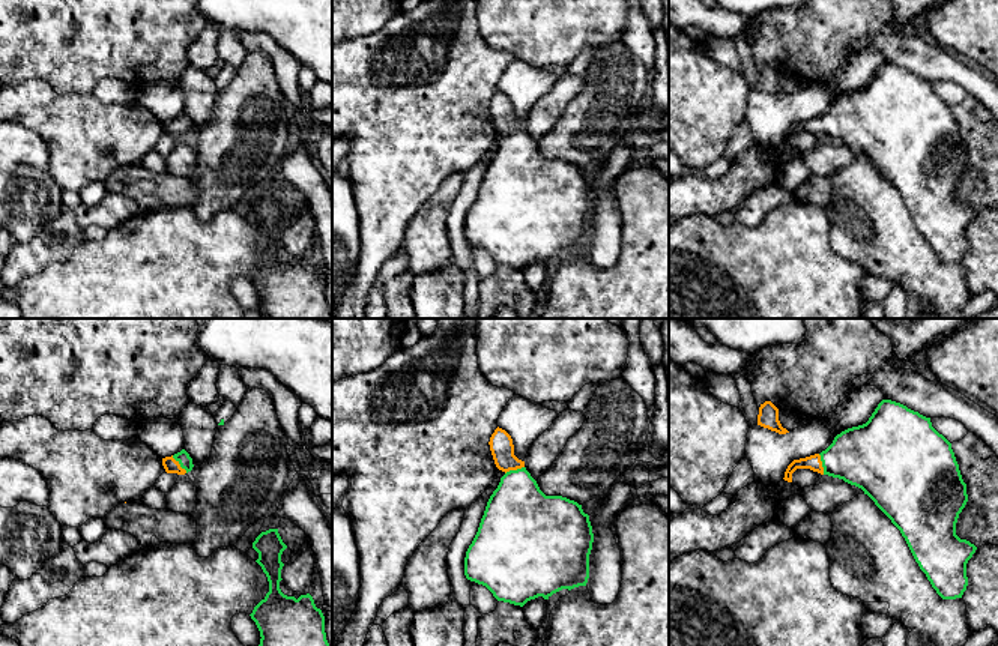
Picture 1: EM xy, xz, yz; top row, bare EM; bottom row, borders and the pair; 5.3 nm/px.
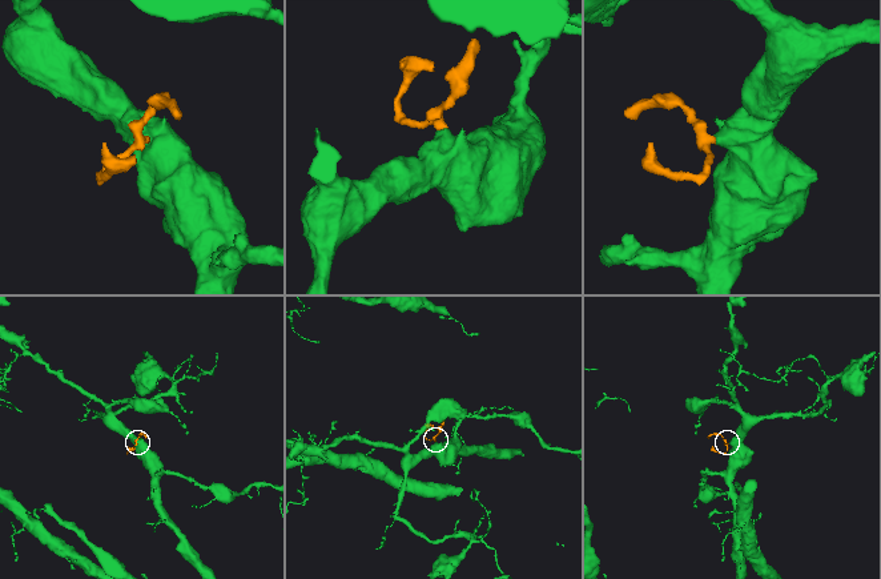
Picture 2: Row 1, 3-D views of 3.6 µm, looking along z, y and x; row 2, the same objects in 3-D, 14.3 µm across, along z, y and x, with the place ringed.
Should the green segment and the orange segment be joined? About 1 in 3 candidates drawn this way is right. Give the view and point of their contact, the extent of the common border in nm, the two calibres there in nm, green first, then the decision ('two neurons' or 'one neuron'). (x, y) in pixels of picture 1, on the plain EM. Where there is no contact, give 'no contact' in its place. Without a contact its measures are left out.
meets green in xy at (179, 126); contact 130 nm long; 70 nm thick on the green side, 80 nm on the other; one neuron

